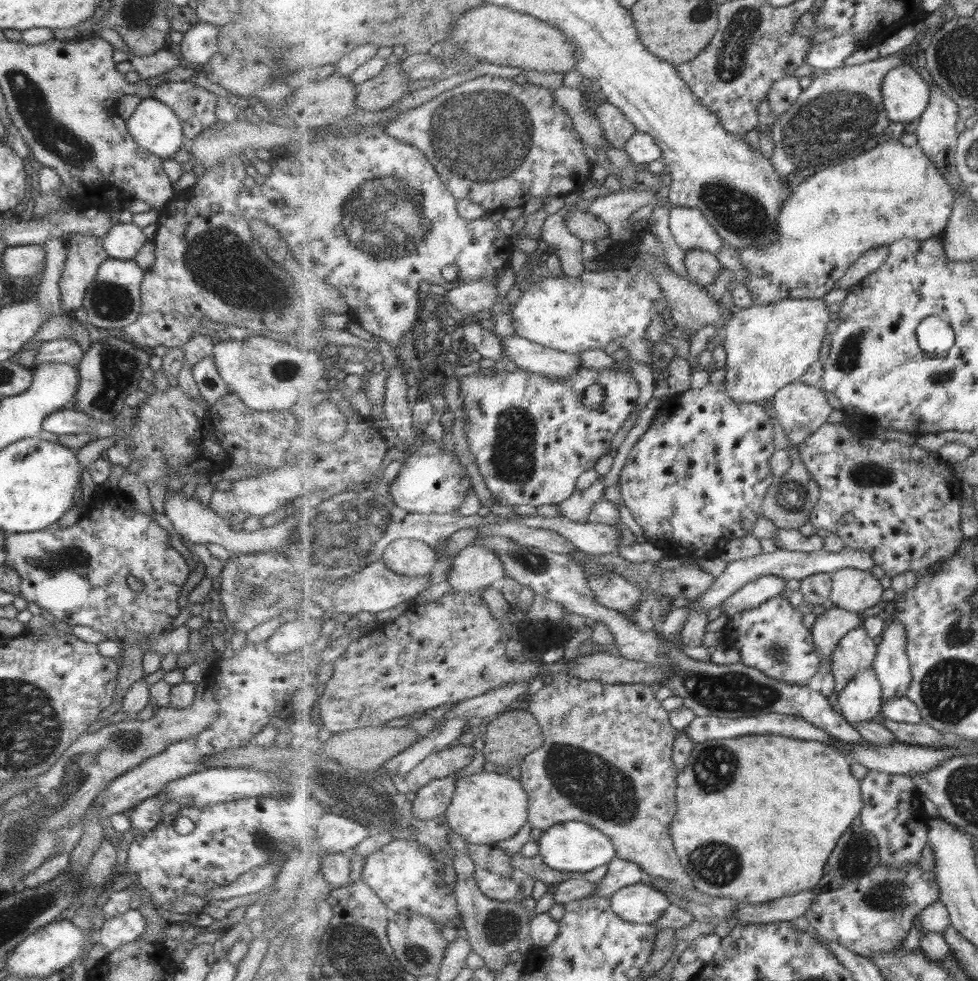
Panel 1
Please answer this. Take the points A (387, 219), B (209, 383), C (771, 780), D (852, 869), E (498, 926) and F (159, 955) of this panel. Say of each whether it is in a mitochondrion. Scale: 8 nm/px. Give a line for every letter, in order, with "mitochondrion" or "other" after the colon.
A: mitochondrion
B: other
C: other
D: mitochondrion
E: mitochondrion
F: other

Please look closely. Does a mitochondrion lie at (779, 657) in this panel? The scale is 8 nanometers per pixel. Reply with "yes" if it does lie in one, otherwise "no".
yes

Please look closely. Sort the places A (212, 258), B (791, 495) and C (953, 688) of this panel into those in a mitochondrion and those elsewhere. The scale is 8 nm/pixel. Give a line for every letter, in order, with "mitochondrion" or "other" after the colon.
A: mitochondrion
B: mitochondrion
C: mitochondrion

